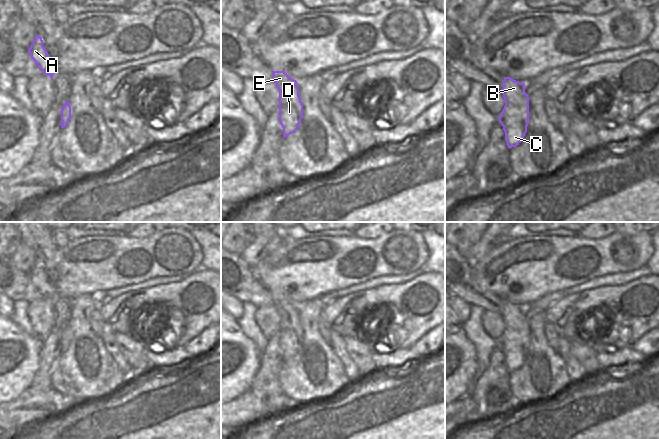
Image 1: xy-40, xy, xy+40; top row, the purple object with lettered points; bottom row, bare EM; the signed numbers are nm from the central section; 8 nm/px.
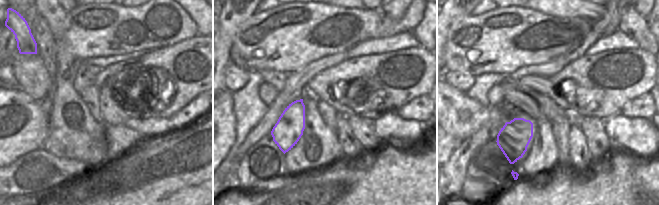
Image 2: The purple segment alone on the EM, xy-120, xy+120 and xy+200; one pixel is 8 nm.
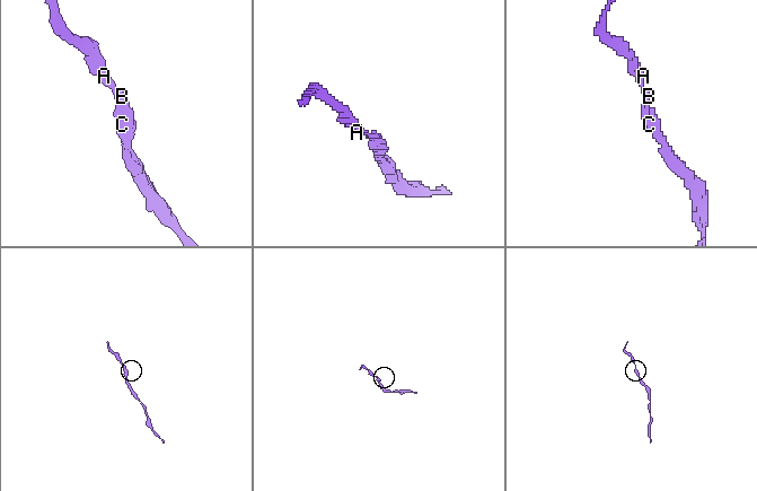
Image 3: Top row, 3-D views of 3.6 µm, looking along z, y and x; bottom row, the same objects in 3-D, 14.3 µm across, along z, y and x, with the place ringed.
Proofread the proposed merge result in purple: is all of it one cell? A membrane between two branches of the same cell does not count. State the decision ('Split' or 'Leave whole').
Leave whole

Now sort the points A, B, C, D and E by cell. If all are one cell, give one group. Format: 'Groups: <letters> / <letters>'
Groups: A B C D E

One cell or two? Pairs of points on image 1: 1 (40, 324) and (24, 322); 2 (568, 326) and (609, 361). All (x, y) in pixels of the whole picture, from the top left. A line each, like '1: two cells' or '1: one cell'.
1: two cells
2: two cells

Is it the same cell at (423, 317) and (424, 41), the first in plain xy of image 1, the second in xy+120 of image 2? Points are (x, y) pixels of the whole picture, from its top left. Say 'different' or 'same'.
different

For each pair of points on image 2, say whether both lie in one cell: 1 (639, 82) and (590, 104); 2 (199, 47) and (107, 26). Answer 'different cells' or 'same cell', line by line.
1: same cell
2: different cells

